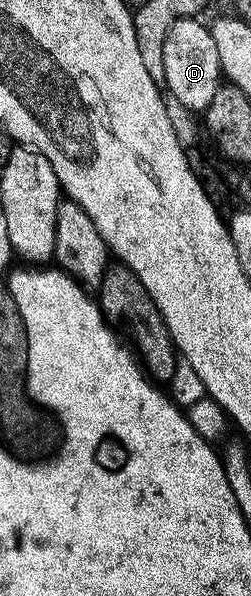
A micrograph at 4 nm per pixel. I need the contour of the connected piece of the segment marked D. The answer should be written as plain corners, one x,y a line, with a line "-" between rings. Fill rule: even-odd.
197,16
175,20
175,24
171,24
171,32
167,32
167,41
163,43
164,89
167,94
169,90
168,97
173,97
179,105
198,112
204,112
213,105
222,89
221,82
223,83
218,49
212,40
210,27
205,22
201,23
201,20

